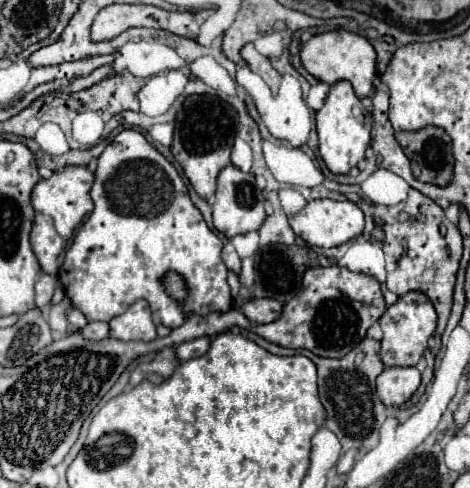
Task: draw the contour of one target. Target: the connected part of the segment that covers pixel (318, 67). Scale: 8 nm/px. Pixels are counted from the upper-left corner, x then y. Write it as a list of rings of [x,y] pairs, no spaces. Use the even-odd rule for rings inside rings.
[[[337,29],[337,31],[325,31],[319,35],[313,35],[309,41],[299,45],[299,55],[301,55],[301,63],[303,67],[317,77],[319,81],[325,81],[329,85],[345,79],[353,85],[357,97],[365,97],[373,93],[373,77],[377,73],[375,69],[375,49],[371,47],[371,43],[351,31],[345,29]]]

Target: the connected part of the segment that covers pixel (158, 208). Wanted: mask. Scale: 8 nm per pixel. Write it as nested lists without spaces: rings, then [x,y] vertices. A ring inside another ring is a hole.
[[[123,129],[105,147],[95,171],[91,199],[95,203],[95,209],[77,231],[59,271],[59,279],[65,287],[67,297],[79,311],[87,315],[89,321],[109,321],[111,317],[127,311],[127,307],[133,305],[137,299],[149,301],[155,321],[171,329],[183,323],[185,313],[209,315],[213,311],[231,309],[233,297],[227,285],[229,271],[221,259],[223,241],[207,227],[201,211],[191,201],[187,185],[183,183],[177,169],[145,139],[143,133],[135,129]],[[167,271],[177,271],[187,281],[189,299],[183,305],[173,301],[163,291],[161,279]]]

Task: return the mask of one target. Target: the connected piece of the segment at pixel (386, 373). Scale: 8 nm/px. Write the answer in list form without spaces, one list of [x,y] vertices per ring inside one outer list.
[[[385,367],[377,377],[377,395],[387,405],[401,405],[411,399],[421,383],[417,367]]]

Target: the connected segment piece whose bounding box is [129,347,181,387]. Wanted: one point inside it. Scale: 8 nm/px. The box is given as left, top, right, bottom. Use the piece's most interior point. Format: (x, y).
(165, 362)

